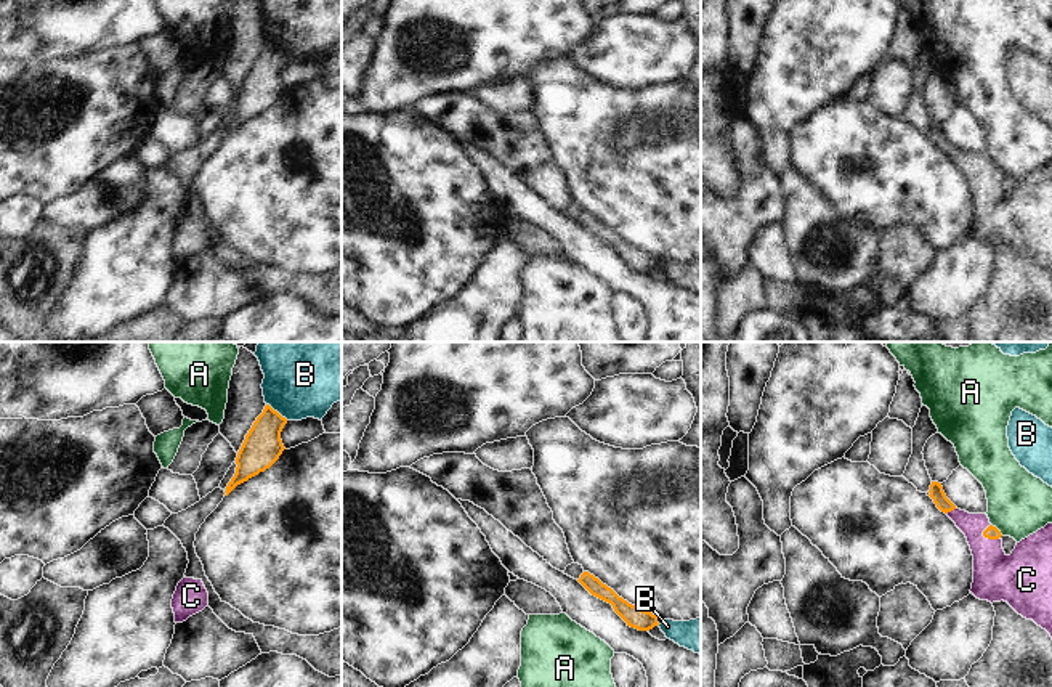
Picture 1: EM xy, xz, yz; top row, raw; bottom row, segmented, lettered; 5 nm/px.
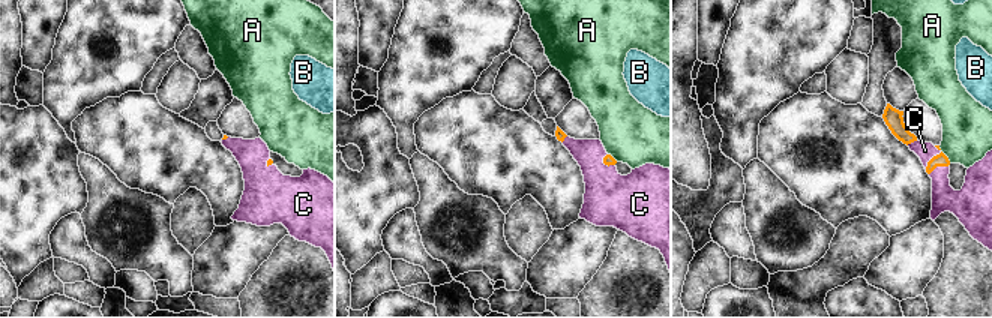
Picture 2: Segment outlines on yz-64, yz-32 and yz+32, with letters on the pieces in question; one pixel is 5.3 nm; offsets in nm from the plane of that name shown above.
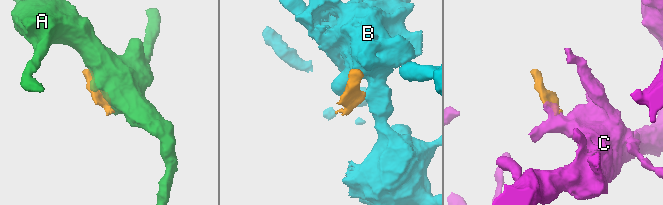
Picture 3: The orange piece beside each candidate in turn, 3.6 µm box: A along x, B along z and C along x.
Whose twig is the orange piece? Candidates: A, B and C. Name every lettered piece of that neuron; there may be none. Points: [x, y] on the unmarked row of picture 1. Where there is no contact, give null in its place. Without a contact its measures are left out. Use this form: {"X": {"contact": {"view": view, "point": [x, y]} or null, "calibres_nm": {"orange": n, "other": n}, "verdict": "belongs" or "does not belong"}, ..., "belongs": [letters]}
{"A": {"contact": {"view": "yz", "point": [998, 170]}, "calibres_nm": {"orange": 70, "other": 320}, "verdict": "does not belong"}, "B": {"contact": {"view": "xy", "point": [276, 52]}, "calibres_nm": {"orange": 190, "other": 300}, "verdict": "does not belong"}, "C": {"contact": {"view": "yz", "point": [985, 177]}, "calibres_nm": {"orange": 70, "other": 240}, "verdict": "belongs"}, "belongs": ["C"]}

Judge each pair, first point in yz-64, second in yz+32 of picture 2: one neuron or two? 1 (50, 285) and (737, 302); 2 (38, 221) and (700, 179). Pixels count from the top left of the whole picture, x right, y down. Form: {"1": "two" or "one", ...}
{"1": "two", "2": "two"}

